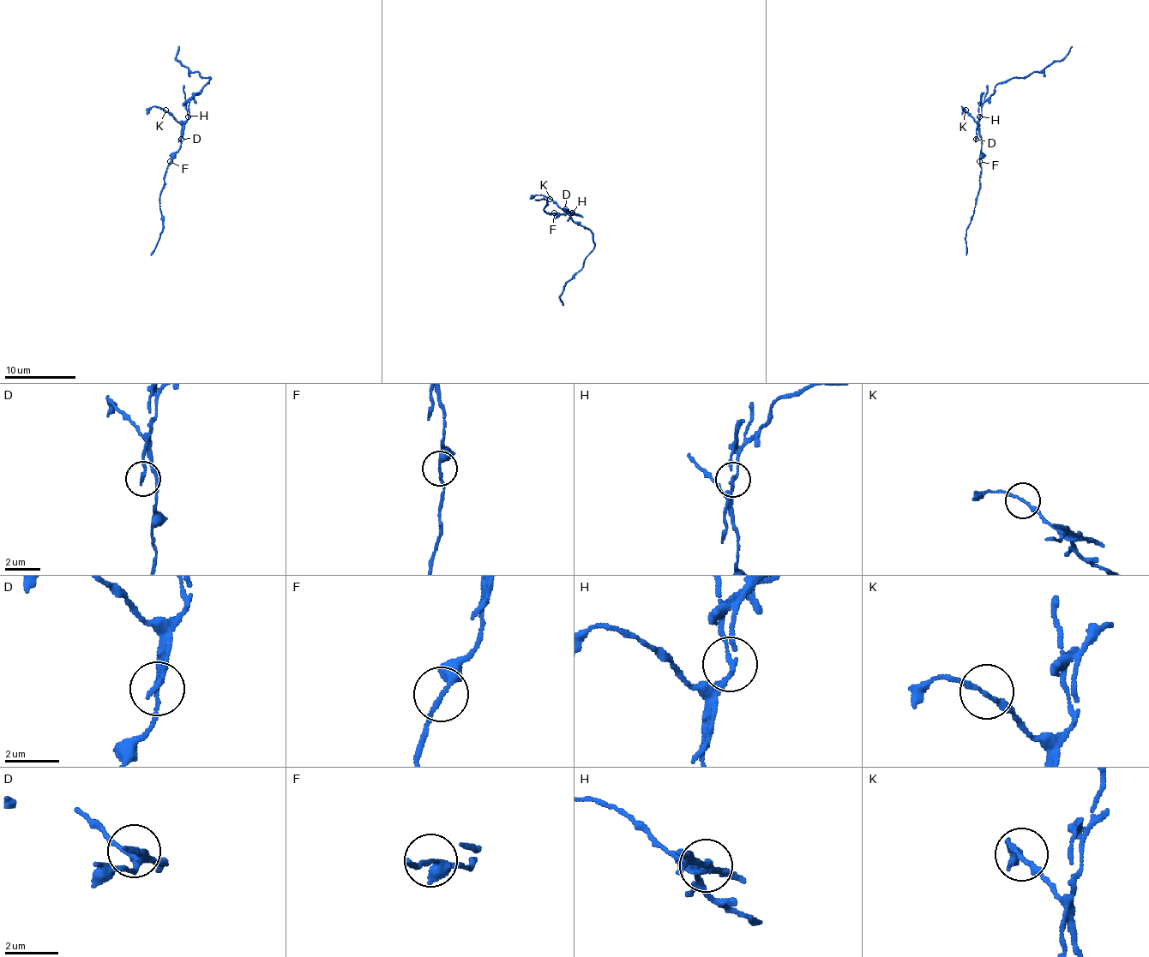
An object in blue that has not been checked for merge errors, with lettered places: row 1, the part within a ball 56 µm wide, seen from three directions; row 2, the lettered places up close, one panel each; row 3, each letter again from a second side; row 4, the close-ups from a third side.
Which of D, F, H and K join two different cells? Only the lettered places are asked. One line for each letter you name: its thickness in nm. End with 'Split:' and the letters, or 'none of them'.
H: Thickness 140 nm
Split: H

